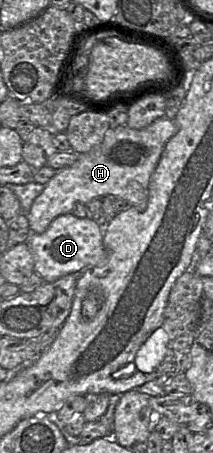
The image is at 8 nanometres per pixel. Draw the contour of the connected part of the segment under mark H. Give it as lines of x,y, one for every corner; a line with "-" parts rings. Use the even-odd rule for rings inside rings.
165,116
156,119
142,129
132,129
128,126
108,129
103,141
85,154
78,154
78,160
71,166
57,170
57,173
45,184
44,190
33,201
26,216
30,231
41,234
46,231
50,223
58,216
71,213
76,204
87,204
93,199
112,197
125,200
138,211
144,211
148,201
148,185
162,151
169,139
177,133
177,126
173,120

